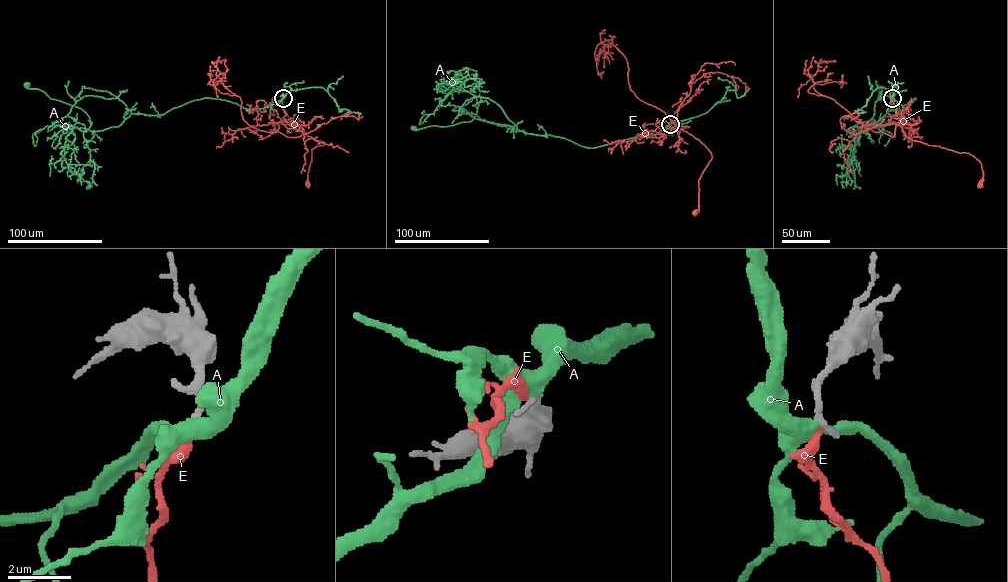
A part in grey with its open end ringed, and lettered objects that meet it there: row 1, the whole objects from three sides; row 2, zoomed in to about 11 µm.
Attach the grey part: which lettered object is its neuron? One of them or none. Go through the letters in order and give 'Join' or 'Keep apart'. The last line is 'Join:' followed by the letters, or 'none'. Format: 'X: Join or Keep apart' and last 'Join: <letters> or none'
A: Keep apart
E: Keep apart
Join: none

